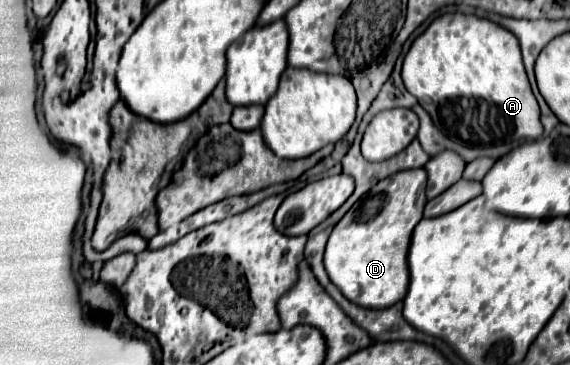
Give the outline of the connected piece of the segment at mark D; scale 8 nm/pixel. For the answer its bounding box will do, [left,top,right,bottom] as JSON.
[325,169,425,309]

